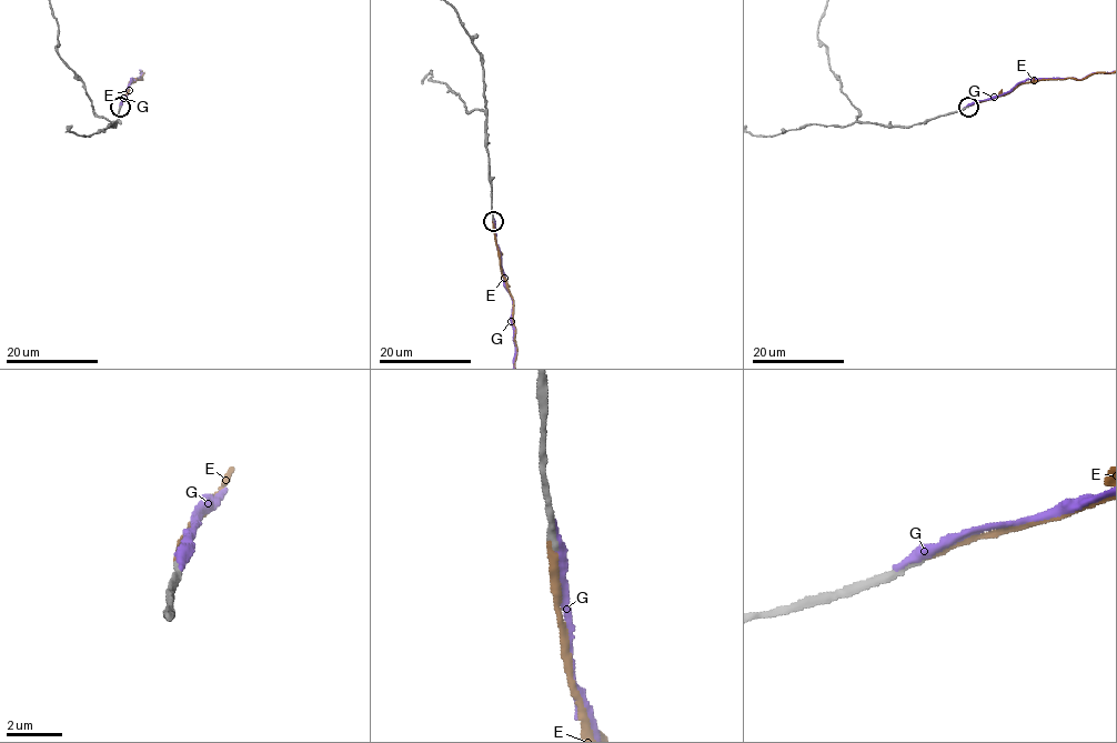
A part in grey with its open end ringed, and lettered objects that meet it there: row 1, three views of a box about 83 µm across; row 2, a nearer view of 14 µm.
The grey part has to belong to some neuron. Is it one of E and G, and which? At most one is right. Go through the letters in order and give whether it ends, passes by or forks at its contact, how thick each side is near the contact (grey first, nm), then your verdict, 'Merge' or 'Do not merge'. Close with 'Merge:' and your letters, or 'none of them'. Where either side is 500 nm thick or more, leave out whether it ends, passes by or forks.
E: It ends there. Thickness 240 nm (grey) against 190 nm. Merge
G: It ends there. Thickness 280 nm (grey) against 360 nm. Do not merge
Merge: E

